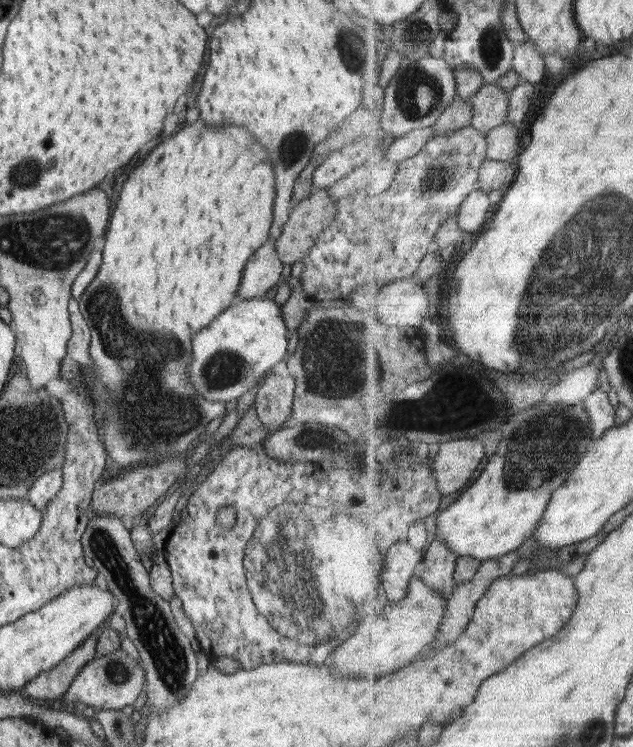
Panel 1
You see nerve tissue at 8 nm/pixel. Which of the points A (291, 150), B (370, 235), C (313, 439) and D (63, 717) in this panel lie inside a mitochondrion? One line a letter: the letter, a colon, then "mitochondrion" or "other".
A: mitochondrion
B: other
C: mitochondrion
D: other

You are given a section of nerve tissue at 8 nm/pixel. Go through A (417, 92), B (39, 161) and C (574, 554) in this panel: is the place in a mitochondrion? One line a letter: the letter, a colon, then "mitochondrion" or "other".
A: mitochondrion
B: mitochondrion
C: other

